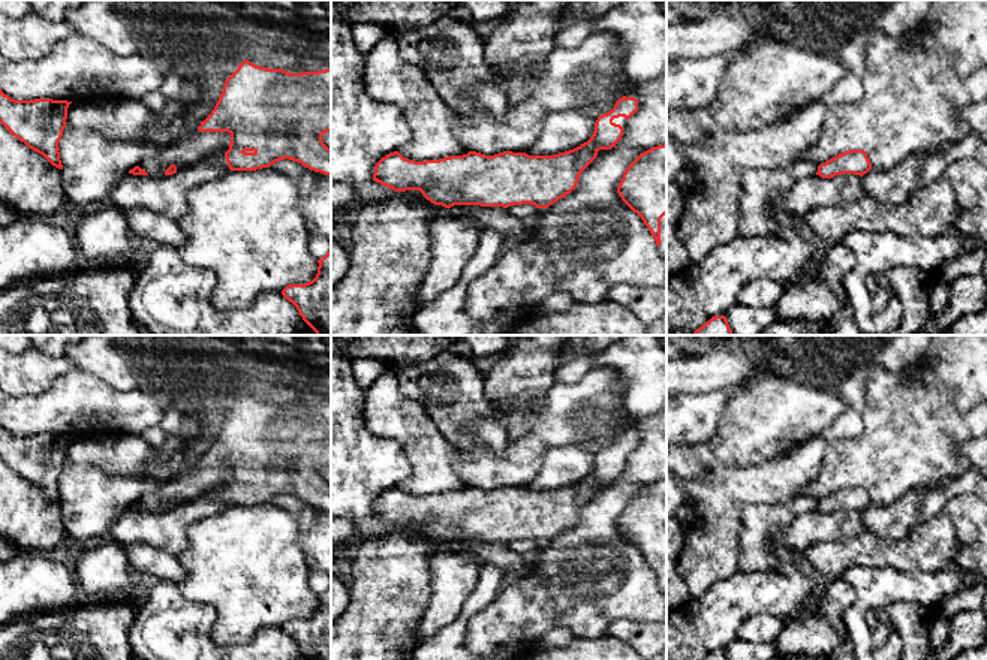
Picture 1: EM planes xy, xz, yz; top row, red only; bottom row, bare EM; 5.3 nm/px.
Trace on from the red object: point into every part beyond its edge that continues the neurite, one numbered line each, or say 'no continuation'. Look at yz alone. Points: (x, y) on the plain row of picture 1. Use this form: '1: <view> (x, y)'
no continuation

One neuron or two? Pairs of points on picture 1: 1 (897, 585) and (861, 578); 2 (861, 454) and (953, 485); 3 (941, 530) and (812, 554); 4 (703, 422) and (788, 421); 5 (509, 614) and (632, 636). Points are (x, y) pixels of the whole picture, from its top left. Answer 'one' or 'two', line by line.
1: one
2: two
3: one
4: two
5: two

